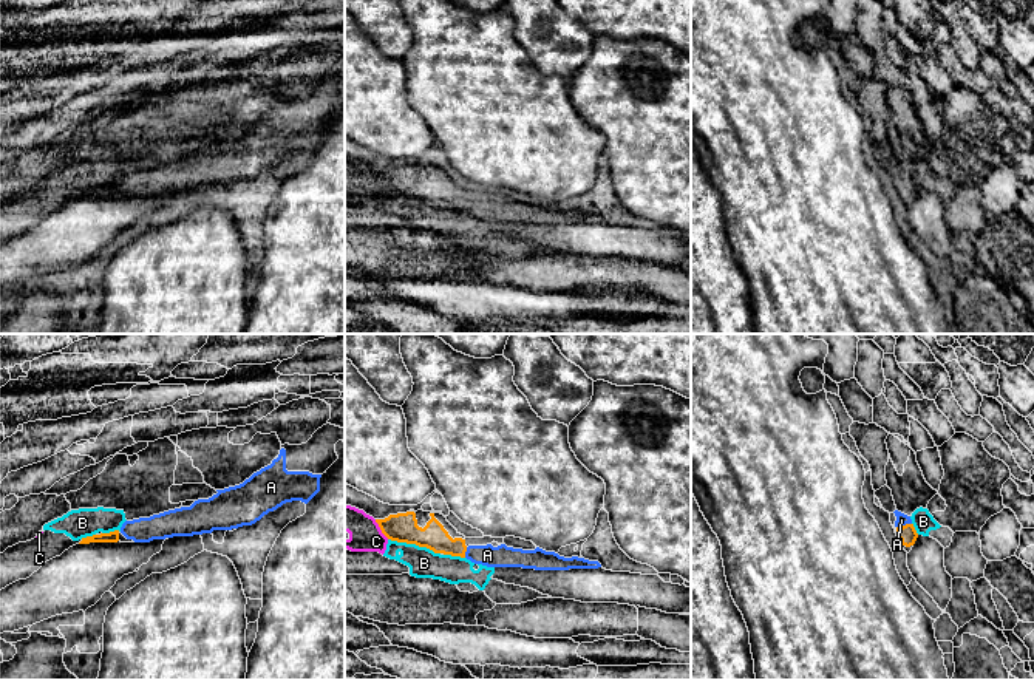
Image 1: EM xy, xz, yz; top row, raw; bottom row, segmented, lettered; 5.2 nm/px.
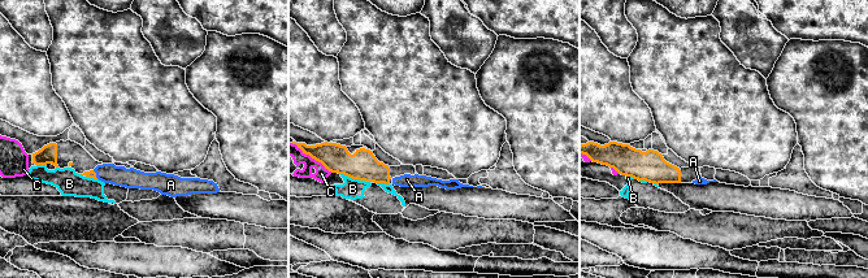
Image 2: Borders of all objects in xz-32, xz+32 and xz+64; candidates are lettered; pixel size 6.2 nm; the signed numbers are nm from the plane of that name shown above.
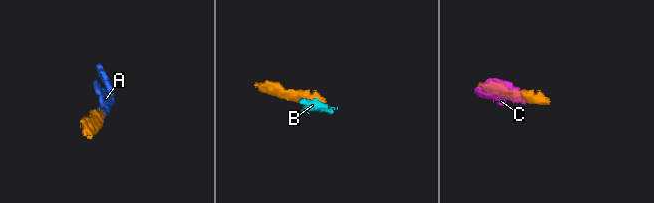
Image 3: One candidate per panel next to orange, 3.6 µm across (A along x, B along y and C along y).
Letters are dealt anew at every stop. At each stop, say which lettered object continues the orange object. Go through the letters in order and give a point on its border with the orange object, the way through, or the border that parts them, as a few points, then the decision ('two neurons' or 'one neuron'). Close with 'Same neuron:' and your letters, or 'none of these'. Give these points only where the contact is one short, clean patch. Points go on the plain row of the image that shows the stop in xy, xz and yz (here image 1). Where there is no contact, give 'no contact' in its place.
A: yz (903, 180) | across yz (908, 187), (903, 180), (901, 173) | one neuron
B: xz (414, 197) | along xz (388, 192), (397, 197), (425, 200), (439, 207) | two neurons
C: xz (380, 183) | two neurons
Same neuron: A

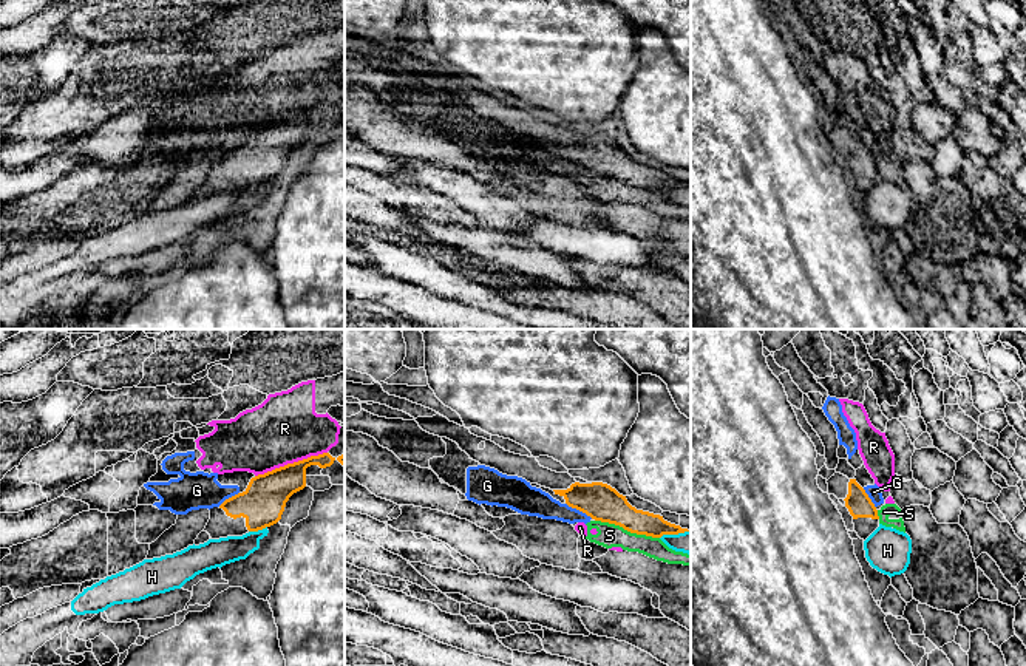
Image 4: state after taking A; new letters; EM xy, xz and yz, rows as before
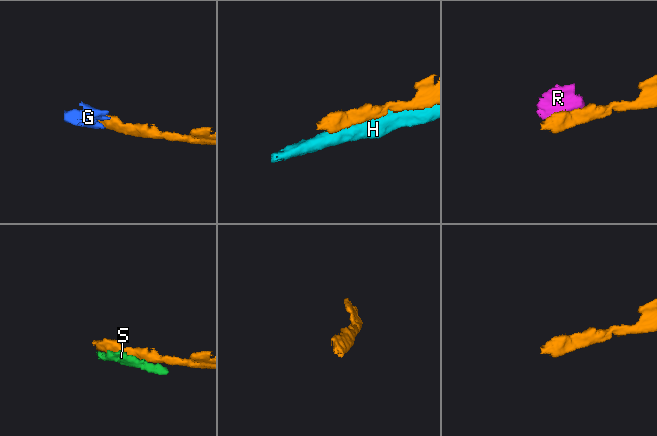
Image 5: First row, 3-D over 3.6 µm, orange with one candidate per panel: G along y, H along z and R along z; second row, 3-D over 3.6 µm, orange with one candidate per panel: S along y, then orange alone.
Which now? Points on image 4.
G: xz (580, 164) | along xz (566, 156), (592, 172) | two neurons
H: xy (257, 184) | two neurons
R: xy (291, 118) | two neurons
S: xz (628, 184) | two neurons
Same neuron: none of these

